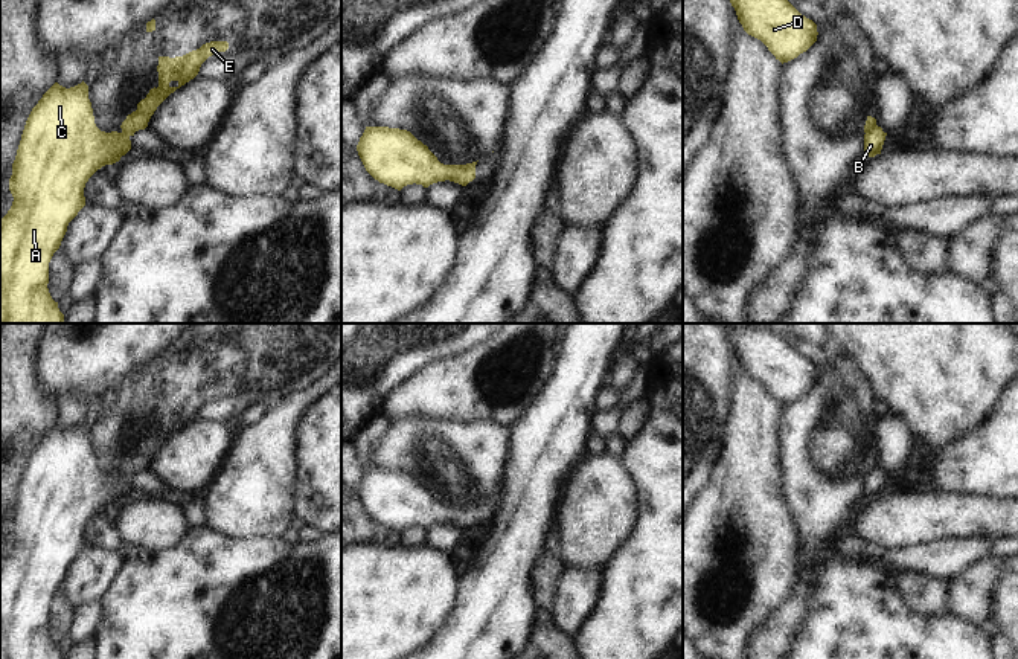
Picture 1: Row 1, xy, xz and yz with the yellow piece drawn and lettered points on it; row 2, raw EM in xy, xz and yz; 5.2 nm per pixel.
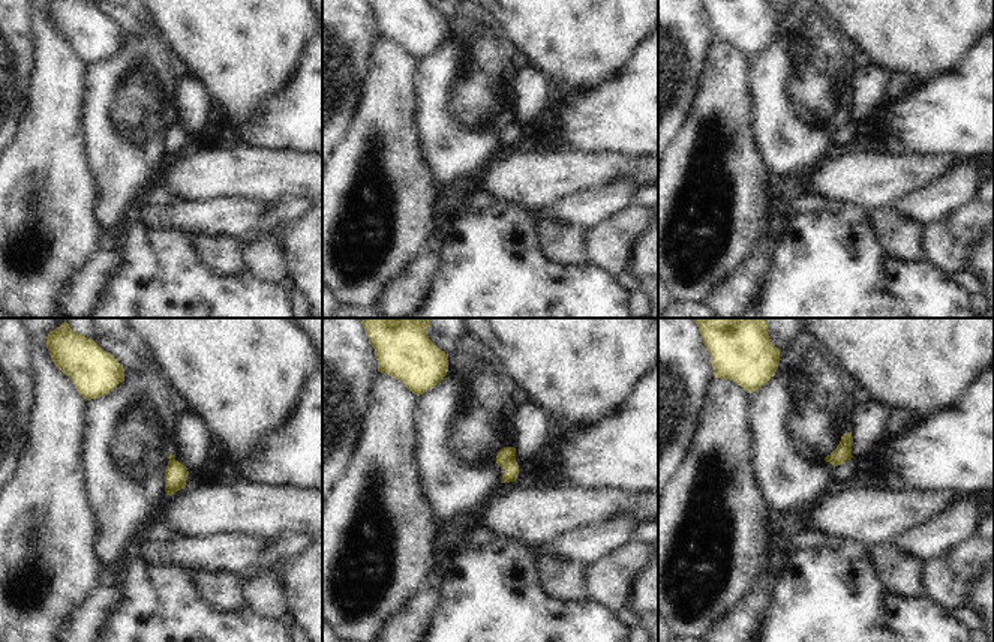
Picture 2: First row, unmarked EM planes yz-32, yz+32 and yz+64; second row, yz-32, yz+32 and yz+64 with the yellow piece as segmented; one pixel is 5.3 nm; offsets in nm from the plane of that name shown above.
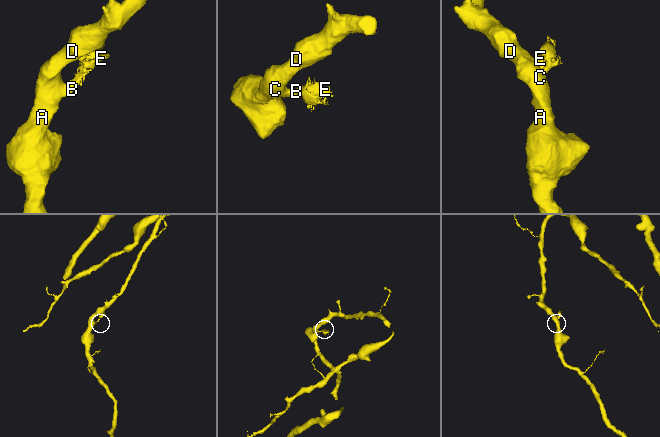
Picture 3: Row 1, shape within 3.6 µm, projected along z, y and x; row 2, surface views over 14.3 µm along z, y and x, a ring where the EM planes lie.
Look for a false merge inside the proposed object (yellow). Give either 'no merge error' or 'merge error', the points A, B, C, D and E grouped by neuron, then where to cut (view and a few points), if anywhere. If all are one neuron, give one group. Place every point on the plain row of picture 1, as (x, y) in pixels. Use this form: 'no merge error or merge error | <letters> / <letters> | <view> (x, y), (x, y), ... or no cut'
merge error | A B C D / E | yz (877, 467), (866, 475)

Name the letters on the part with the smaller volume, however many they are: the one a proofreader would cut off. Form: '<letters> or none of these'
E

